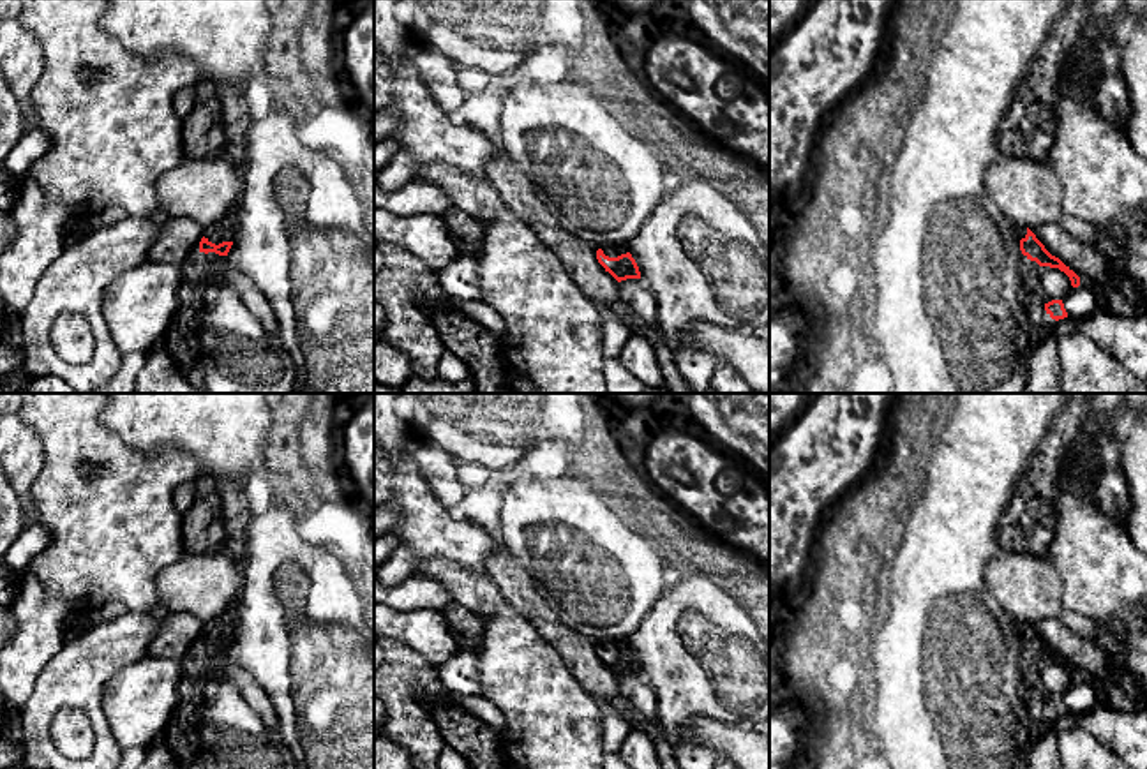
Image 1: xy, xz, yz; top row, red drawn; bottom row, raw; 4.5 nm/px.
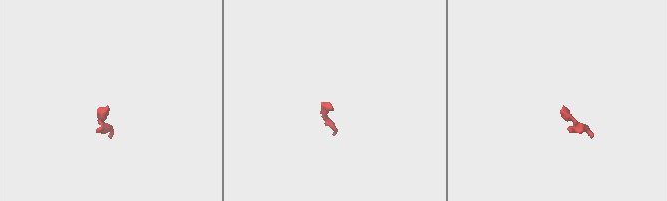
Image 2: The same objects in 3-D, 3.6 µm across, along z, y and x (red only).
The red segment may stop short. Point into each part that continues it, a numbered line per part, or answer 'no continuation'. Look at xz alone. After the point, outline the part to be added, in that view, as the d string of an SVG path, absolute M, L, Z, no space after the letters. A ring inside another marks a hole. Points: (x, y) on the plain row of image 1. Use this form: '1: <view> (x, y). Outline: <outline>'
1: xz (613, 646). Outline: M621 638L621 640L605 640L605 642L602 642L602 646L609 653L618 653L621 649L626 649L628 642L626 642L626 638Z

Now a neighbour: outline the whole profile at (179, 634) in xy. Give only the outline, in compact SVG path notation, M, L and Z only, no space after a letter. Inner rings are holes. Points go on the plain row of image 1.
M169 612L161 619L159 631L148 647L148 654L187 663L199 647L203 628L205 621L187 612Z

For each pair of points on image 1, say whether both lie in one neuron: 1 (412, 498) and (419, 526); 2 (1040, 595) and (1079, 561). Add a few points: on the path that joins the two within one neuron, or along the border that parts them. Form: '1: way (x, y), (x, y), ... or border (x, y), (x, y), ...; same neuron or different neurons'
1: way (417, 505), (419, 519); same neuron
2: border (1047, 556), (1059, 575), (1061, 604), (1064, 607); different neurons

